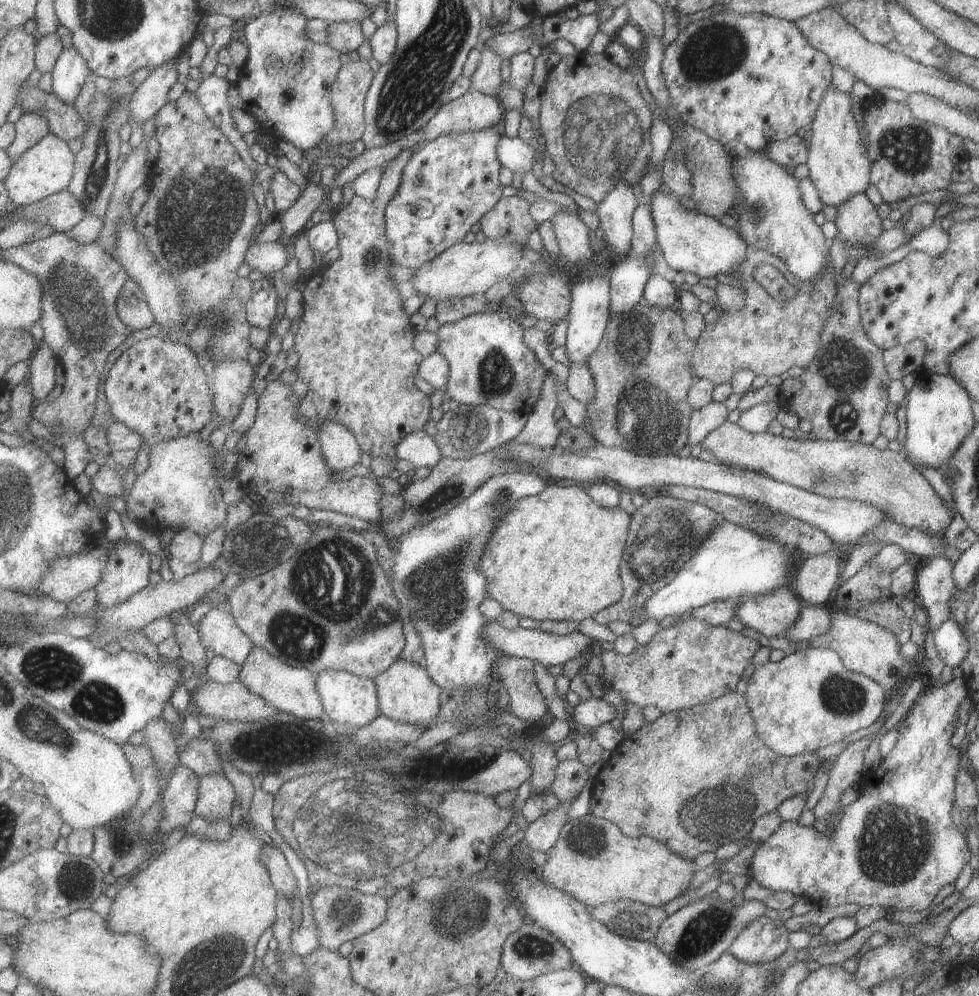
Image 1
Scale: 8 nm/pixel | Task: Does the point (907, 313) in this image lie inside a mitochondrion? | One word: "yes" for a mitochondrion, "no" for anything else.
no

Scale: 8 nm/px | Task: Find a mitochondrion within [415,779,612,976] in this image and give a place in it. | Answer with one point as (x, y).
(458, 911)

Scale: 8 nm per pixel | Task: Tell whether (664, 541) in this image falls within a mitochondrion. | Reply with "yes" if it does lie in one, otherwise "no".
yes

